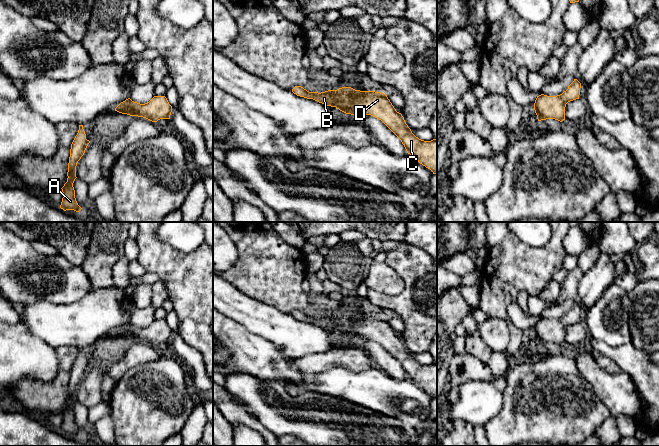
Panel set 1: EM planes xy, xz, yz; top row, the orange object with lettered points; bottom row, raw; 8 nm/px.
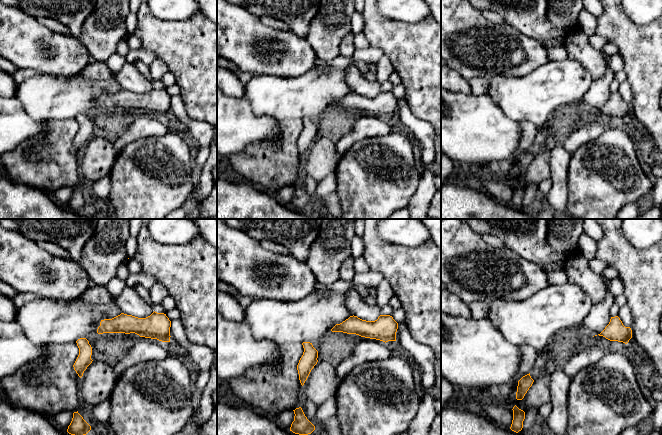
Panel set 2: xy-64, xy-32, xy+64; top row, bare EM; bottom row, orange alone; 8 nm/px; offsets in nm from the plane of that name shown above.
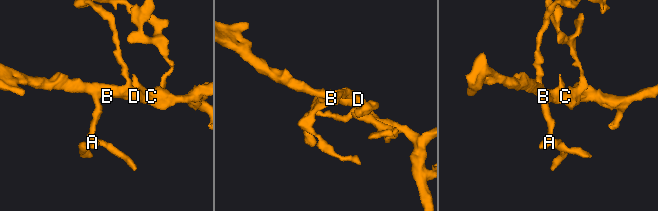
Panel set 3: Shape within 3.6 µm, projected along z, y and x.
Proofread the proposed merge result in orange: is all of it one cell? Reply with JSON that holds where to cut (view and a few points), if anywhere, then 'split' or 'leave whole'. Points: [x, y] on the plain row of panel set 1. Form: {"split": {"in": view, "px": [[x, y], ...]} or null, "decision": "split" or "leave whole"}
{"split": null, "decision": "leave whole"}

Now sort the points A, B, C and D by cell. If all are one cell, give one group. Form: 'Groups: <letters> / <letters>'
Groups: A B C D

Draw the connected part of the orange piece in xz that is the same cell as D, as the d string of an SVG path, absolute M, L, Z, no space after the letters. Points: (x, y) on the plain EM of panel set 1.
M295 310L292 316L297 320L336 331L346 338L366 338L381 344L401 364L408 378L433 398L437 398L437 364L424 365L416 361L402 338L396 335L384 317L360 315L351 311L318 317L309 316L301 310Z

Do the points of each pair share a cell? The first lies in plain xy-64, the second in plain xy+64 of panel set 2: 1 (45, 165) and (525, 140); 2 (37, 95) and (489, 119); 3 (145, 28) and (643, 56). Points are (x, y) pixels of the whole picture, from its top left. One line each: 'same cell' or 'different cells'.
1: same cell
2: different cells
3: same cell

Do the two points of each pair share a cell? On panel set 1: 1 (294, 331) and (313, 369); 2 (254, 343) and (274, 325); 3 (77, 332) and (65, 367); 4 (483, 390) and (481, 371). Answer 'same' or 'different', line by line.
1: different
2: different
3: different
4: different

